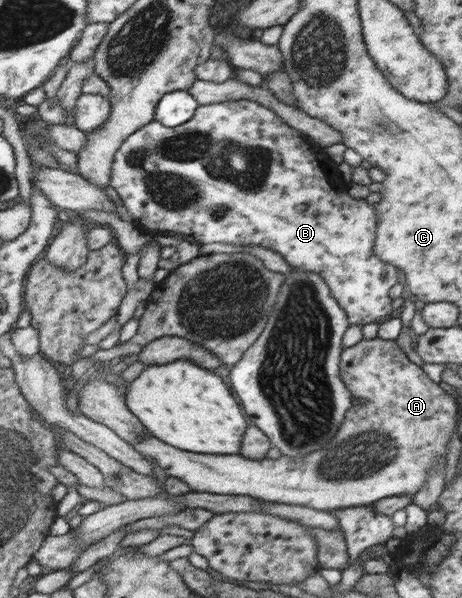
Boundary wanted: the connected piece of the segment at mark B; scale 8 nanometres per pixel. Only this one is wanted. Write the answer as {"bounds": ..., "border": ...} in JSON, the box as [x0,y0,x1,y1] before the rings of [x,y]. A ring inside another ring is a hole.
{"bounds":[111,100,396,326],"border":[[[228,100],[220,103],[200,105],[198,109],[195,109],[194,116],[192,116],[190,120],[177,127],[168,127],[164,126],[162,122],[158,122],[156,120],[152,121],[150,124],[140,128],[140,130],[137,130],[134,134],[131,134],[131,136],[128,137],[127,140],[123,142],[123,145],[117,150],[117,153],[115,154],[114,172],[111,176],[111,186],[117,191],[119,198],[123,201],[125,208],[128,210],[128,213],[134,220],[134,223],[137,224],[138,222],[142,222],[146,228],[150,228],[150,231],[160,230],[160,232],[174,233],[174,230],[180,230],[180,233],[183,233],[183,235],[189,241],[199,243],[200,245],[210,244],[210,242],[223,242],[224,244],[234,245],[258,245],[281,254],[284,260],[292,267],[298,267],[303,271],[314,271],[316,274],[322,276],[323,281],[327,283],[332,296],[336,298],[338,305],[346,312],[348,322],[350,322],[352,325],[359,324],[362,326],[370,323],[376,323],[379,322],[381,318],[384,318],[384,316],[388,316],[388,312],[392,312],[390,298],[388,298],[388,290],[394,286],[394,280],[396,280],[396,268],[394,268],[392,263],[384,262],[383,259],[380,259],[374,253],[377,218],[377,212],[375,210],[374,204],[367,204],[364,199],[354,199],[350,197],[350,195],[347,193],[347,187],[343,184],[339,175],[337,165],[333,163],[332,158],[328,157],[328,154],[325,153],[324,148],[321,148],[316,144],[316,142],[312,141],[312,138],[309,138],[308,134],[303,134],[300,133],[300,130],[296,130],[296,126],[288,126],[288,122],[284,122],[284,118],[280,118],[280,114],[276,114],[276,110],[270,110],[270,106],[260,106],[260,104],[256,104],[256,102],[250,102],[250,100]]]}

